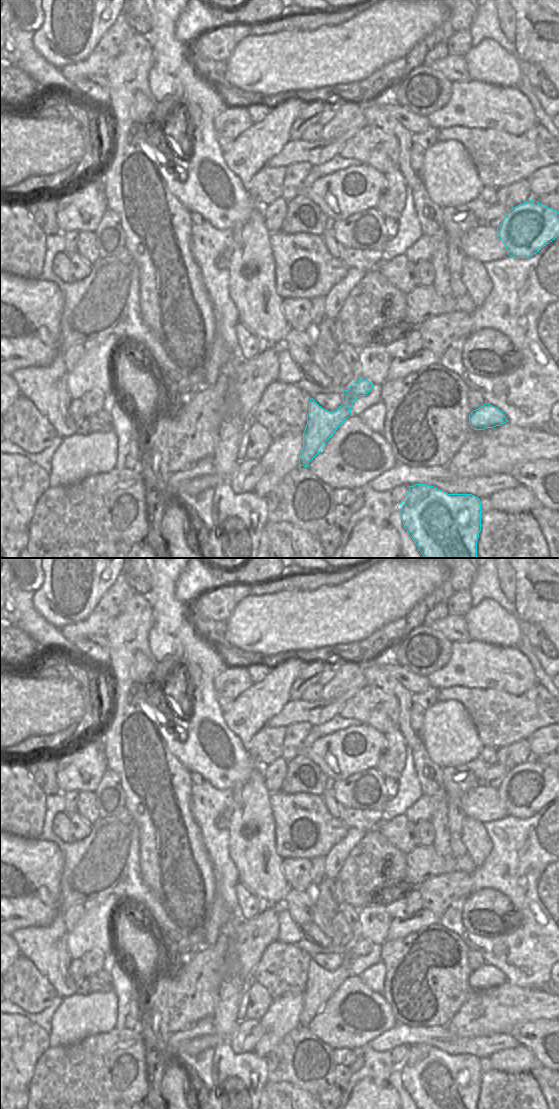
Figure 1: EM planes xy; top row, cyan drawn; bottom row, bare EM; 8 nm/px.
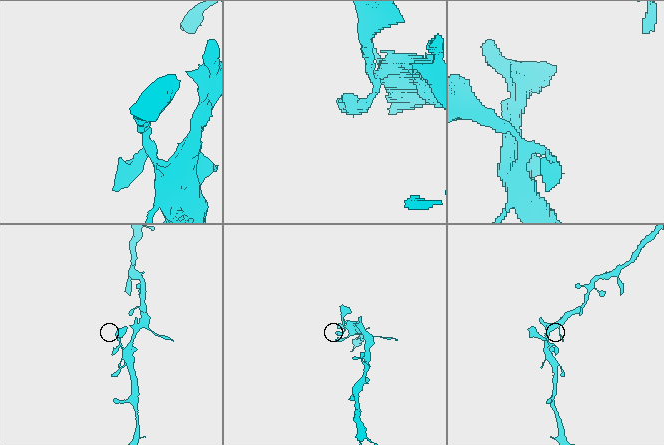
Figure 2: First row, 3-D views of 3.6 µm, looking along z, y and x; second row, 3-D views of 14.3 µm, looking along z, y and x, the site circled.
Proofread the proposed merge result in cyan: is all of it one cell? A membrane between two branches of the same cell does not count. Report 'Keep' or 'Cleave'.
Keep

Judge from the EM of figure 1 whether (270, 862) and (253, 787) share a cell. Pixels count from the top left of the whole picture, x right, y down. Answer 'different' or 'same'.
same

